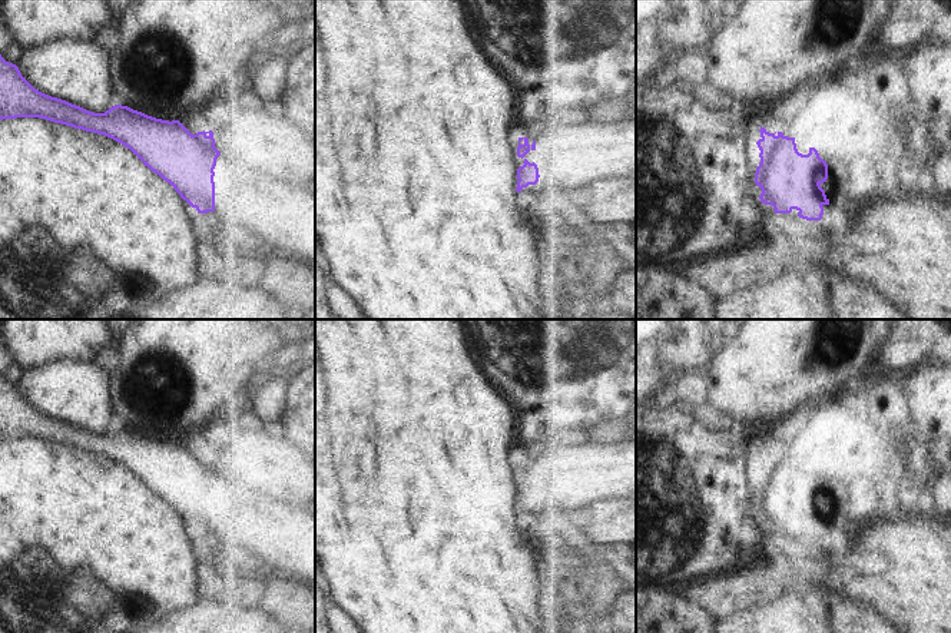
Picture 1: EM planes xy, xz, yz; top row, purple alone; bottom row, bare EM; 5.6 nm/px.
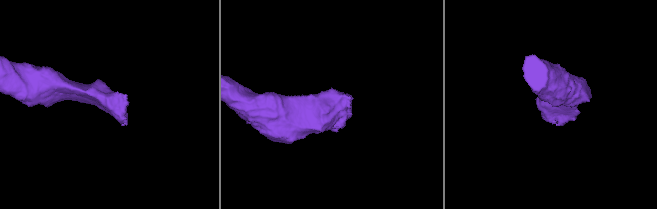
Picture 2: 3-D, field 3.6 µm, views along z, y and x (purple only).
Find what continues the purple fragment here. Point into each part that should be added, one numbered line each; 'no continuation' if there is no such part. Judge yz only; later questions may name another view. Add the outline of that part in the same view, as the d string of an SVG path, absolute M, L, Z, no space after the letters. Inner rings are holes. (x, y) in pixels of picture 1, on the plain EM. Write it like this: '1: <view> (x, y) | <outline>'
no continuation

